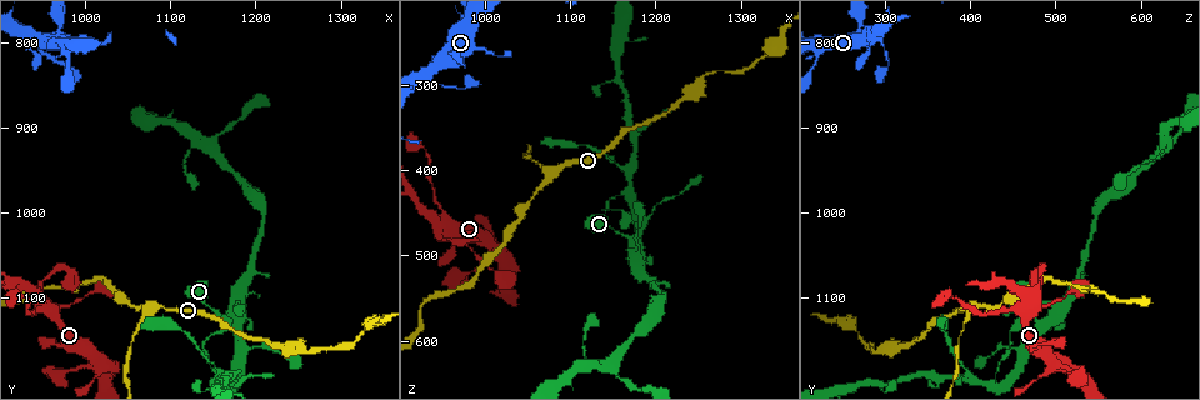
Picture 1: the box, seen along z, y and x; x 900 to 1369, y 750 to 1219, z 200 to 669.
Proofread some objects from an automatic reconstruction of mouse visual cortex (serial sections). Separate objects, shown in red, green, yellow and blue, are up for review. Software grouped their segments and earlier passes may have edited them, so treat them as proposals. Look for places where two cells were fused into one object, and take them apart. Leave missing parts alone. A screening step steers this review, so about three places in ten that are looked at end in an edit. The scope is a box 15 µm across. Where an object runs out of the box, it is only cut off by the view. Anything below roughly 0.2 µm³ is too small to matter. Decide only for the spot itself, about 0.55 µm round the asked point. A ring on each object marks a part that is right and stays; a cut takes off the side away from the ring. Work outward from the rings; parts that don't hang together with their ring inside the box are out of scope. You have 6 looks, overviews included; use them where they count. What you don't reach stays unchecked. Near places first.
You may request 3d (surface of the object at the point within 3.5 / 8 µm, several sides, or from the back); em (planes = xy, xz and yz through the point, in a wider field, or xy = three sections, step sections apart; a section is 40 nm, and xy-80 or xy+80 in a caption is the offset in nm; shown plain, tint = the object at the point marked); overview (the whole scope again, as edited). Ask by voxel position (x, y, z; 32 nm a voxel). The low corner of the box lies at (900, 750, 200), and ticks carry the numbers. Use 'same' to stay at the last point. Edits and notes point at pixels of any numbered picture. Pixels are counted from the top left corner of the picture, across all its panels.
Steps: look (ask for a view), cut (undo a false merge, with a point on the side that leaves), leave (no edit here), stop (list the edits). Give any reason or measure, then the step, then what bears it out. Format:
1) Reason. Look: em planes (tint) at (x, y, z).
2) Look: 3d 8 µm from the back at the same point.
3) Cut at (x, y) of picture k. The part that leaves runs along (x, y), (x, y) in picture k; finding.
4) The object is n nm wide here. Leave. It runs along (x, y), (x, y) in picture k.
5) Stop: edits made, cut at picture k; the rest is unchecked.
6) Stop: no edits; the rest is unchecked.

Look: 3d 3.5 µm at (1280, 1165, 285).

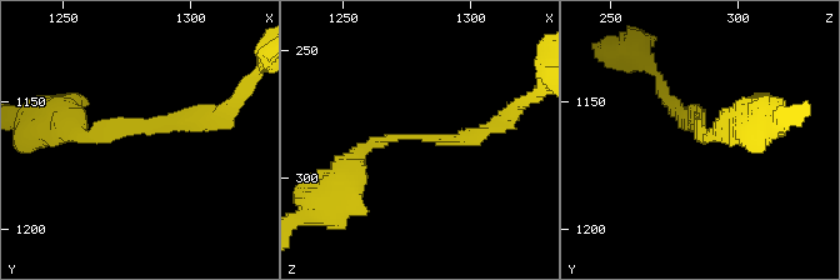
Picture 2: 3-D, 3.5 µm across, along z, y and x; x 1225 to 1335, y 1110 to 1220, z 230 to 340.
The arms are 200, 300 nm wide; now the EM. Look: em xy step 5 (tint) at (1276, 1161, 284).

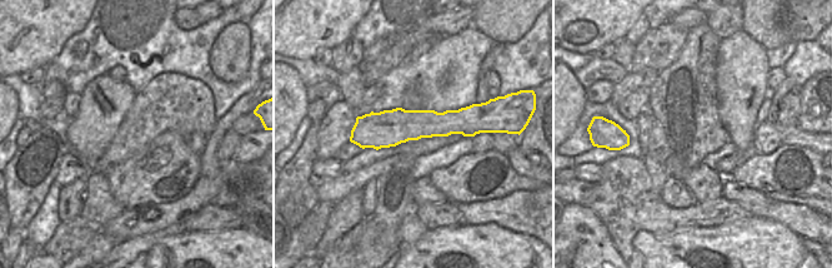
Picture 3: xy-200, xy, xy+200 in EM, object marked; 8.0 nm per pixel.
Another direction. Look: em xy step 2 (tint) at the same point.

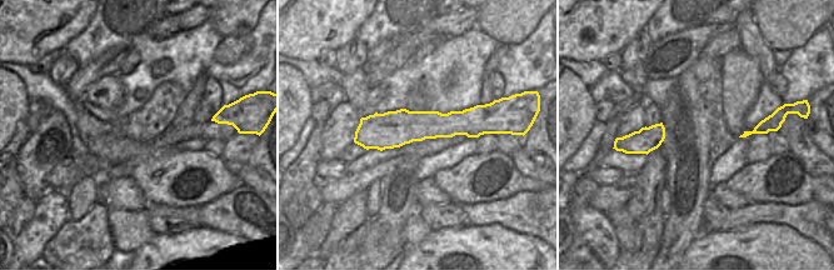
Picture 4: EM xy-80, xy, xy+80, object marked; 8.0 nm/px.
Leave. It runs along (344, 176), (389, 138), (489, 129) in picture 2; all the same cell.

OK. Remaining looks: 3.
Side arm on a straight run. Look: 3d 8 µm at (1175, 1195, 400).

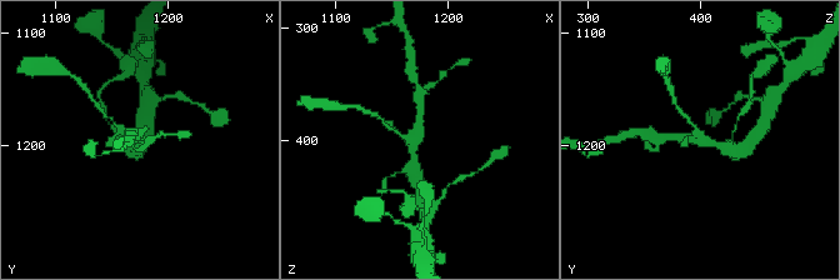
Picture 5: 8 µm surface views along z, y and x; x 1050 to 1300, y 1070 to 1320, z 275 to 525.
3 arms meet here; the arms are 150, 250, 300 nm wide. Look: em xy step 1 (tint) at (1174, 1192, 400).

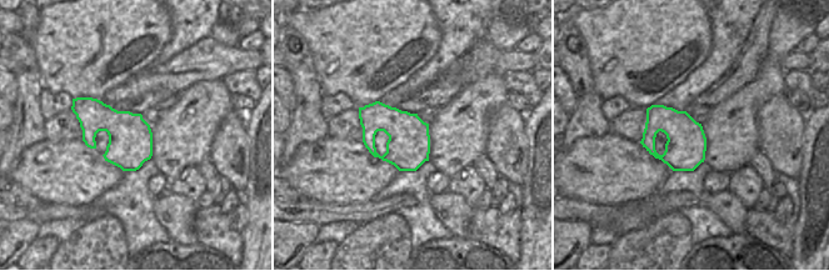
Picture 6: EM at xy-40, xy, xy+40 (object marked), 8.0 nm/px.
Leave. Continuous, no second cell.

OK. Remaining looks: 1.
Stop: no edits; the rest is unchecked.

